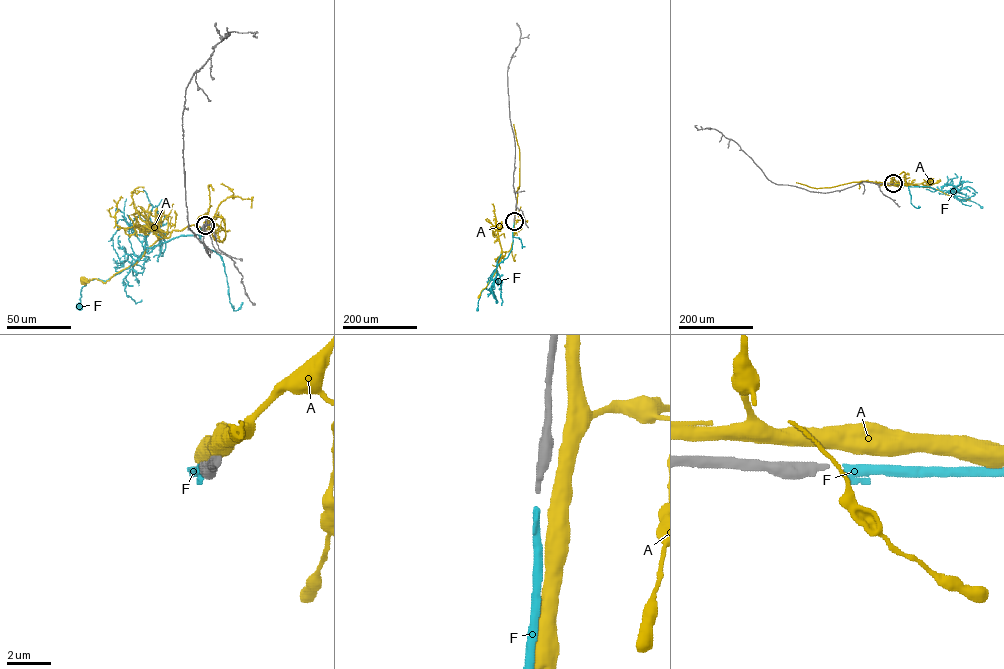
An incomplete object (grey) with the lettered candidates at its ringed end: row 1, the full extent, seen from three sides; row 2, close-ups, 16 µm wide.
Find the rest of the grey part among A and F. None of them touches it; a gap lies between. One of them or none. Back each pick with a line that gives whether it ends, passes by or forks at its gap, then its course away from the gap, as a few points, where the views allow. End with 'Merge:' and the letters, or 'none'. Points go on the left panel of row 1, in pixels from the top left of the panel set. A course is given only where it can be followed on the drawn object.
F: It ends there. Its course: (205, 225), (202, 235), (181, 235), (147, 247), (128, 268), (105, 281), (90, 280), (81, 288), (79, 306)
Merge: F

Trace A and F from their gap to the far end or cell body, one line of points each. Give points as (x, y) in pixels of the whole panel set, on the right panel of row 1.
A: (894, 183), (923, 184), (923, 187), (932, 187), (960, 200), (969, 199)
F: (894, 184), (930, 186), (981, 207)

